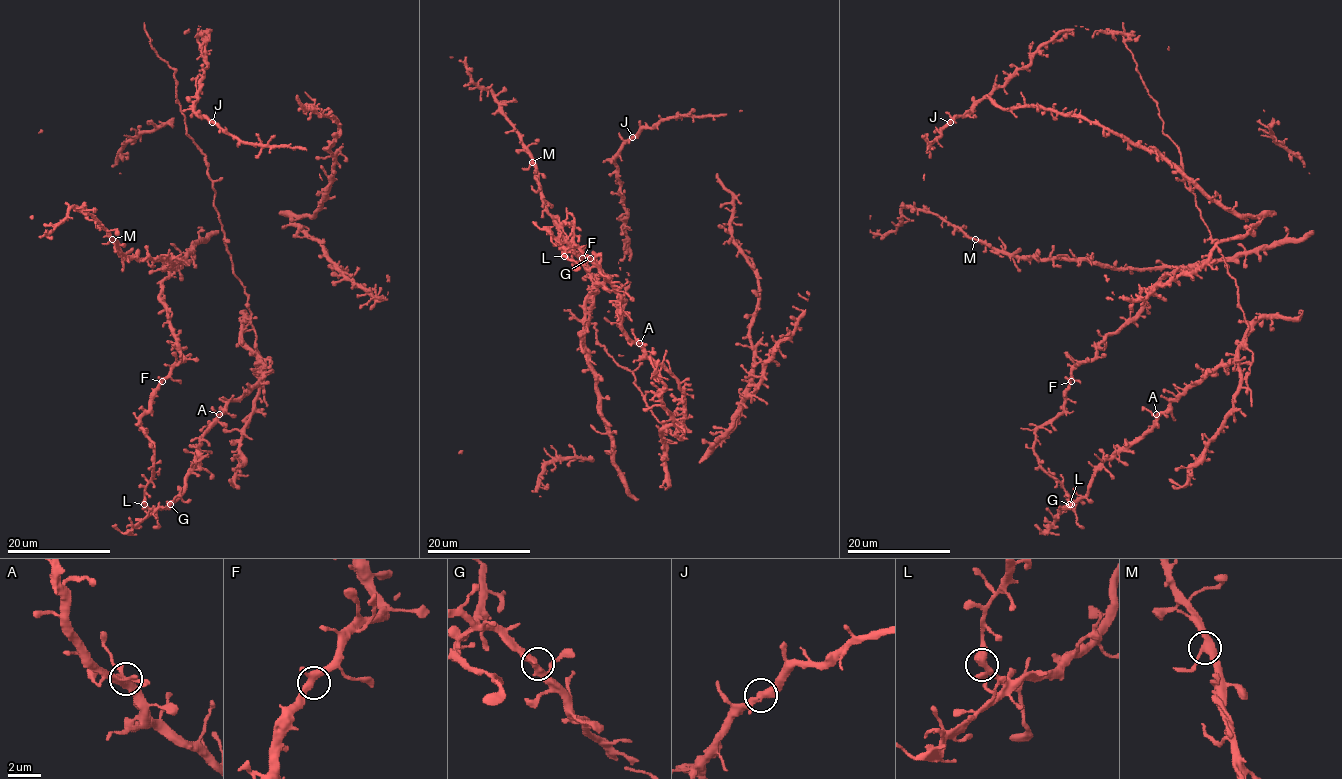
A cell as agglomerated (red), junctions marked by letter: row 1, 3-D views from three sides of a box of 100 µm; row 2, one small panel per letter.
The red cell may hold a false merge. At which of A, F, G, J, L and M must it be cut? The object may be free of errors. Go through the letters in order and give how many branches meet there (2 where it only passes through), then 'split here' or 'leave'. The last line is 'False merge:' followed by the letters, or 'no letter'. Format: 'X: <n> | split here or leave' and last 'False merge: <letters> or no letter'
A: 3 | leave
F: 3 | leave
G: 3 | leave
J: 3 | leave
L: 3 | leave
M: 3 | leave
False merge: no letter

